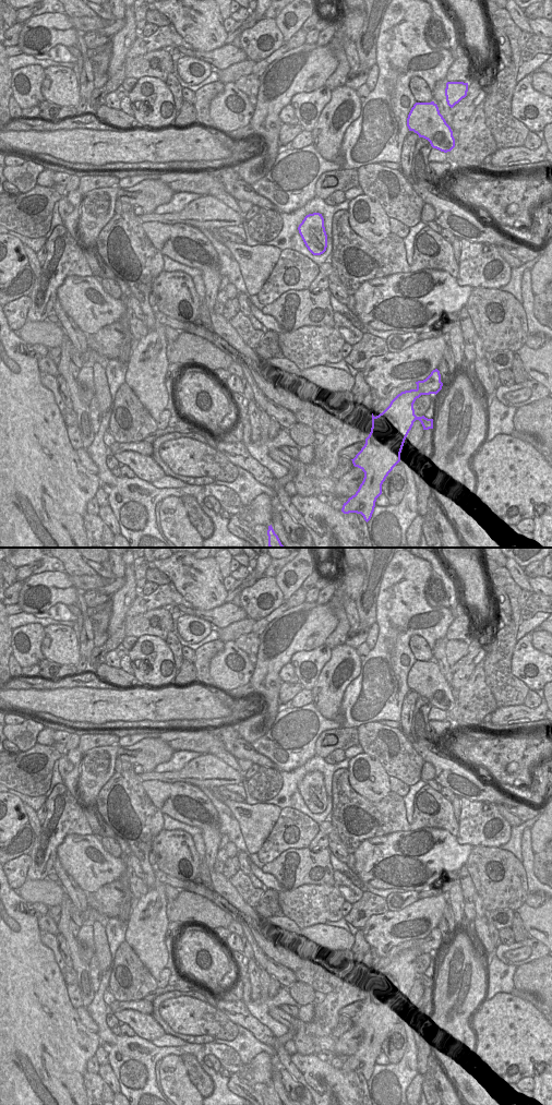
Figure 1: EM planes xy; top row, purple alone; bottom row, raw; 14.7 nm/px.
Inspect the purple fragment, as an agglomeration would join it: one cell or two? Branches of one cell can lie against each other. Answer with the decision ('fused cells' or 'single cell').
single cell

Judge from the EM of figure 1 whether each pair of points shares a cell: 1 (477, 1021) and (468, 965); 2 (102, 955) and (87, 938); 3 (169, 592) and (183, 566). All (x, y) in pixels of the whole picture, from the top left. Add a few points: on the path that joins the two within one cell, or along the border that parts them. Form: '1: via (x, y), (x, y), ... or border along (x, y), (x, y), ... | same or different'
1: border along (484, 998), (469, 1019), (469, 1027), (474, 1036) | different
2: border along (92, 926), (95, 948) | different
3: border along (171, 581), (176, 590), (190, 604) | different

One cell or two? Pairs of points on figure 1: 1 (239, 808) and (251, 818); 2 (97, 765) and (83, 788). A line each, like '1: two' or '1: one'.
1: one
2: one

